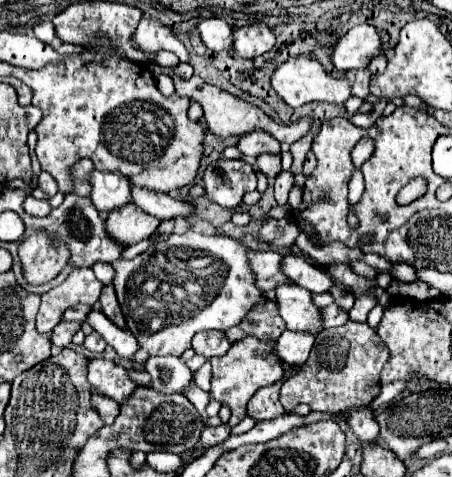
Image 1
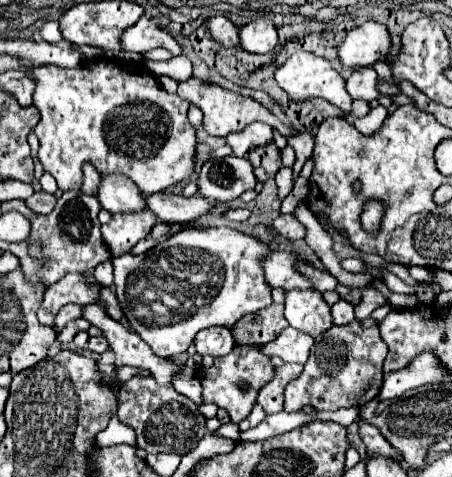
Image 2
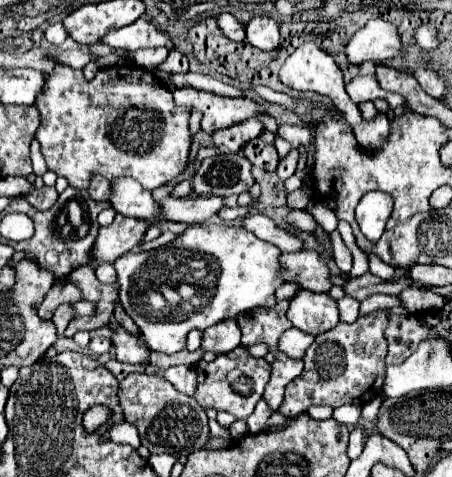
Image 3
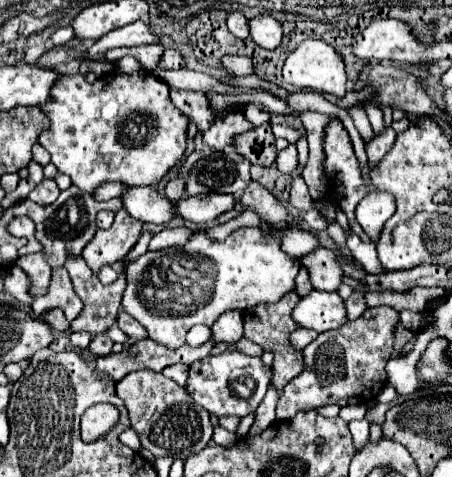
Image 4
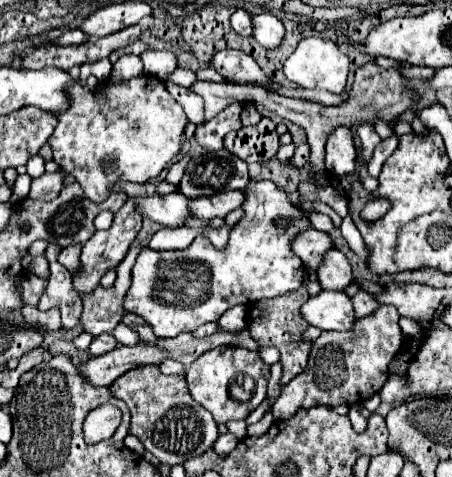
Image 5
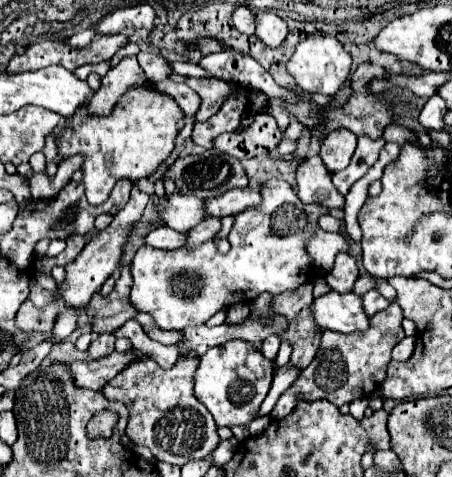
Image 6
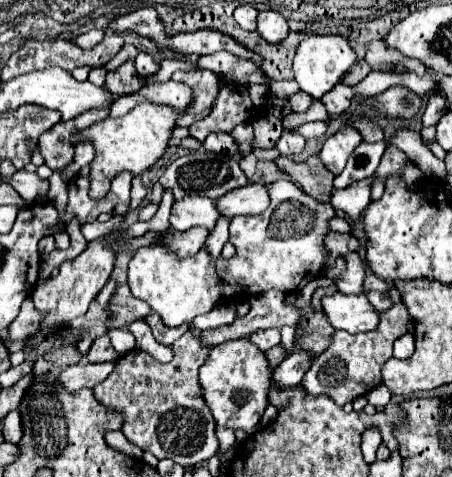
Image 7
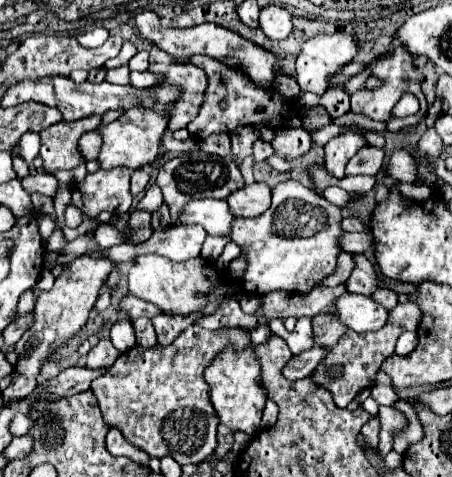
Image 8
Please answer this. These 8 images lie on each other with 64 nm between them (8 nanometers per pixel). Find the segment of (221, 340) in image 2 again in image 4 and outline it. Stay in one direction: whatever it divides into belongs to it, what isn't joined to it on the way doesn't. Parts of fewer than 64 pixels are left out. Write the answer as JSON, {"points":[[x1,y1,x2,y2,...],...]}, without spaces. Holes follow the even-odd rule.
{"points":[[238,310,236,312,224,312,224,316,220,316,210,330,212,330,210,338,216,344,238,342,242,338,242,316,240,316,240,312]]}

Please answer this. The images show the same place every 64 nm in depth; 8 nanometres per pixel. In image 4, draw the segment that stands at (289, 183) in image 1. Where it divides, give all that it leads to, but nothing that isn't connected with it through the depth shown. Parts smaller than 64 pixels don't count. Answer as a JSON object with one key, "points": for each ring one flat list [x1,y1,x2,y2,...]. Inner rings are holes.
{"points":[[290,144,286,150,278,152,278,158,276,158,276,168,282,172,282,174,292,174,298,166,298,152,296,152,296,146]]}

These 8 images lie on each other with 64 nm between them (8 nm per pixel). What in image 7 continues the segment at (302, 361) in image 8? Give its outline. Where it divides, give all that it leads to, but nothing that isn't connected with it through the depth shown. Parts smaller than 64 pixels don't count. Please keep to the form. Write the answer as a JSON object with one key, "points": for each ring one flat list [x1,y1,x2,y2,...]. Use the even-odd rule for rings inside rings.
{"points":[[294,352,288,356,276,370,274,370,274,384,278,388,288,388,288,386,298,386,300,380,304,378,306,370,310,368,312,358,306,352]]}

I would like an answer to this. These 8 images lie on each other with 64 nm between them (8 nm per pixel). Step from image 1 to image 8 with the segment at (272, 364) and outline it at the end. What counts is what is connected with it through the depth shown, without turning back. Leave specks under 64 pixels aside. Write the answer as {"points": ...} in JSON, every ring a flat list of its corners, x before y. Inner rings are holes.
{"points":[[232,346,220,350,210,366,204,370,204,380,210,386,210,402,218,414,220,424,230,430,240,430,246,434,256,434,264,404,266,404,266,388,260,384,260,360,256,360,254,348,236,350]]}

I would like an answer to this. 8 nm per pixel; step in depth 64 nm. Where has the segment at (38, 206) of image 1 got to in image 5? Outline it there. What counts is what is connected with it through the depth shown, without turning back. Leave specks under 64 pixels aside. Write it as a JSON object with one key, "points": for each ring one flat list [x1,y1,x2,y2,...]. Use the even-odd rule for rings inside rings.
{"points":[[62,172,56,174,42,174,40,178,32,180,30,198,32,200,54,200,62,188]]}

